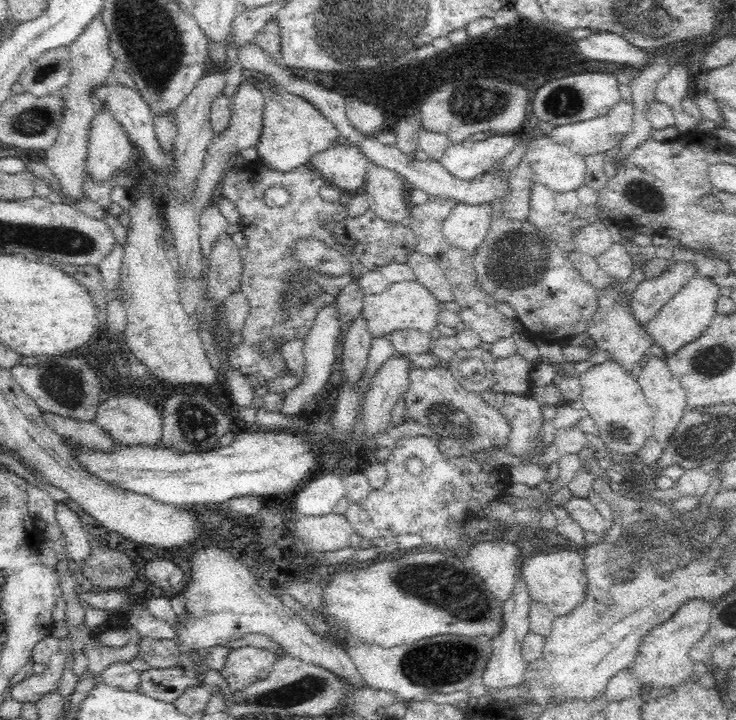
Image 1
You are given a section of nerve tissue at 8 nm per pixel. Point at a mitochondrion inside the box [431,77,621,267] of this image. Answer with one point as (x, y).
(470, 105)

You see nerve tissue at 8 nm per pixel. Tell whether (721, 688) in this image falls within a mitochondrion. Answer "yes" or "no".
no

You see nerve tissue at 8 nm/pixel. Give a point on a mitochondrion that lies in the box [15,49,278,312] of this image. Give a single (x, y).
(52, 67)

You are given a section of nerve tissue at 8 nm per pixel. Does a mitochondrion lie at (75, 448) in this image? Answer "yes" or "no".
no

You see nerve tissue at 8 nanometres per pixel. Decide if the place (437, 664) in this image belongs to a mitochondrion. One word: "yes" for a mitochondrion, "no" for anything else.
yes

